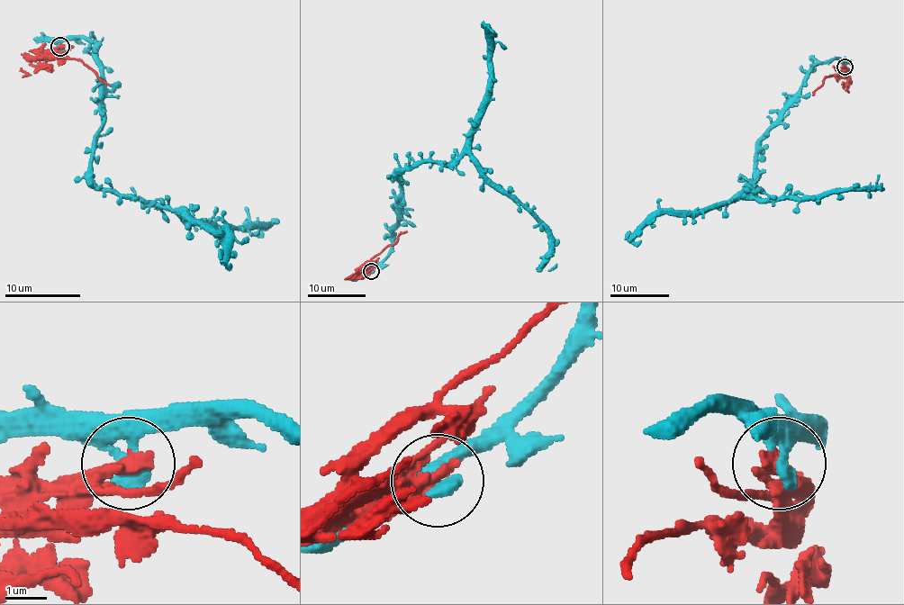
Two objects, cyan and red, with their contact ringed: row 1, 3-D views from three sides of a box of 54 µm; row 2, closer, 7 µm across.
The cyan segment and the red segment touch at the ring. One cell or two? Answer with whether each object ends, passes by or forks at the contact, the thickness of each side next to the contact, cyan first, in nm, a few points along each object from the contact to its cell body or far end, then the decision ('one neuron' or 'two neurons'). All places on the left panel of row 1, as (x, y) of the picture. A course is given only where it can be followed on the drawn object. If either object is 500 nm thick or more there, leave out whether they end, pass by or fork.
cyan ends | red ends | 440/320 nm | cyan via (60, 46), (85, 37), (94, 41), (105, 122), (94, 138), (92, 181), (165, 203), (181, 217), (270, 227) | red via (60, 46), (57, 49), (66, 55), (61, 58), (78, 59), (108, 84) | two neurons

